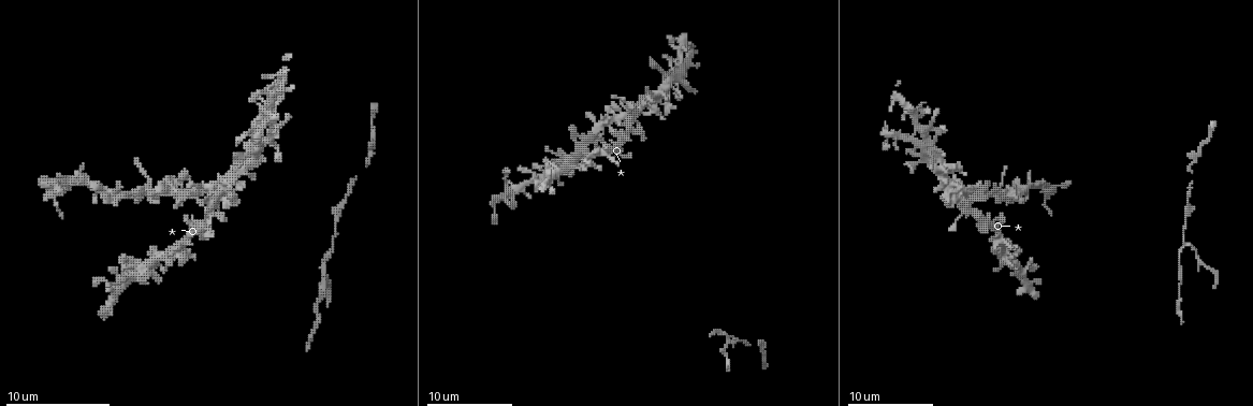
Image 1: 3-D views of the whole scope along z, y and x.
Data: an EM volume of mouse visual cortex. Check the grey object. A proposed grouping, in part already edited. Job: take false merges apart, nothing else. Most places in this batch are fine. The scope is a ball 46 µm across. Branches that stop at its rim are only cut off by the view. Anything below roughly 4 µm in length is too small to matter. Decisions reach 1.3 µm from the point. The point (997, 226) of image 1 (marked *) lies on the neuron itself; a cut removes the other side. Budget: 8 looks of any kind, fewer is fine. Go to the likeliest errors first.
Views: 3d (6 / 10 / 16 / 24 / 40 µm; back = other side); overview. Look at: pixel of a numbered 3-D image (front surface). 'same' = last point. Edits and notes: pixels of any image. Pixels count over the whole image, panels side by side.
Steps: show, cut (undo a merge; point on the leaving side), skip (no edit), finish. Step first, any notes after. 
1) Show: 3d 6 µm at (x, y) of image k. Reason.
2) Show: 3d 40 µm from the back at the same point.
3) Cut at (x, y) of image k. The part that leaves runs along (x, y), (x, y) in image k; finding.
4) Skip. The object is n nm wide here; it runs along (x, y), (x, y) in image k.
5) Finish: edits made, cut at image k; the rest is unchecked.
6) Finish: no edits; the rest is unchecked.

Show: 3d 10 µm at (915, 132) of image 1. Four-way junction.

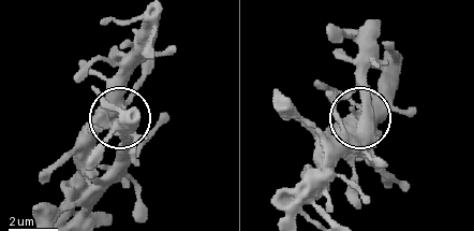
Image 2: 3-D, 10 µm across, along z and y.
Skip. It runs along (300, 186), (357, 124), (361, 46) in image 2; one neuron here.

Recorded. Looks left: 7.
Show: 3d 6 µm at (1003, 242) of image 1.

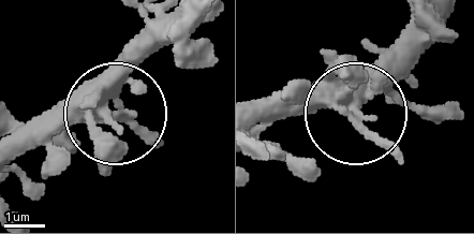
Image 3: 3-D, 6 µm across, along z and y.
Show: 3d 6 µm from the back at (352, 119) of image 3.

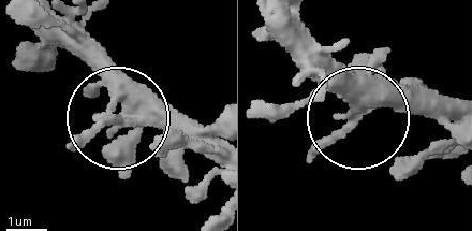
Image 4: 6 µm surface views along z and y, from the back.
Skip. The object is 310 nm wide here; all the same neuron.

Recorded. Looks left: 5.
Show: 3d 10 µm at (324, 263) of image 1.

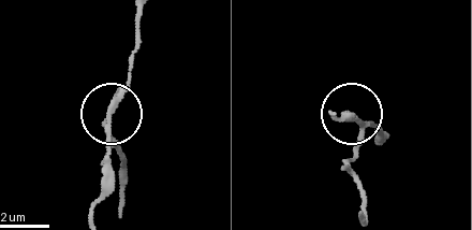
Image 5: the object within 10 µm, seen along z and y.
Cut at (357, 157) of image 5. A second neuron is stuck on.

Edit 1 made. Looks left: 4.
Show: 3d 10 µm at (208, 187) of image 1. Four arms meet.

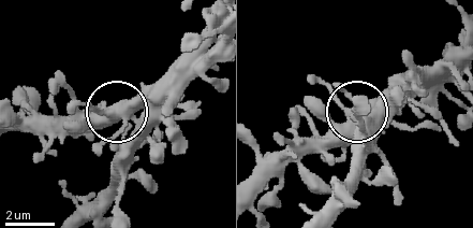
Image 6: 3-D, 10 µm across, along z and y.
Skip. The object is 450 nm wide here; all the same neuron.

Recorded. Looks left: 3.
Finish: edits made, cut at image 5; the rest is unchecked.

